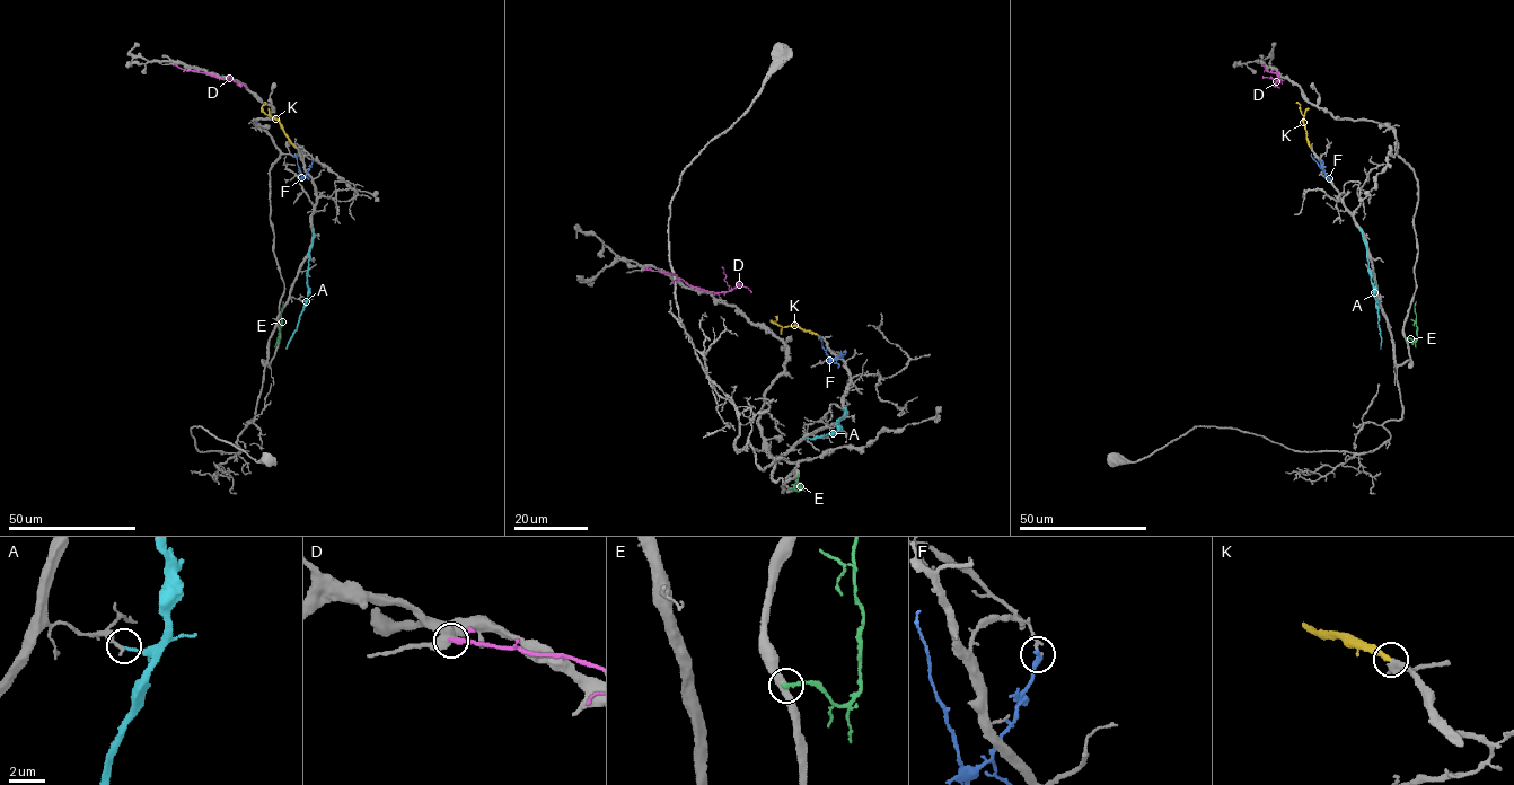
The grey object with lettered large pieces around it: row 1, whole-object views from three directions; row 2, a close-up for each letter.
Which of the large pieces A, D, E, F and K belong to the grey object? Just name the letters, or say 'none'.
K

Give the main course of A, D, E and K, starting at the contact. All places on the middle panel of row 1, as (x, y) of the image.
A: (829, 434), (838, 429), (837, 423), (844, 415), (845, 407)
D: (643, 268), (674, 273), (704, 290), (728, 291), (722, 266)
E: (798, 475), (795, 491), (801, 487), (802, 490)
K: (819, 335), (800, 327), (783, 327), (772, 320), (776, 319), (775, 316)

